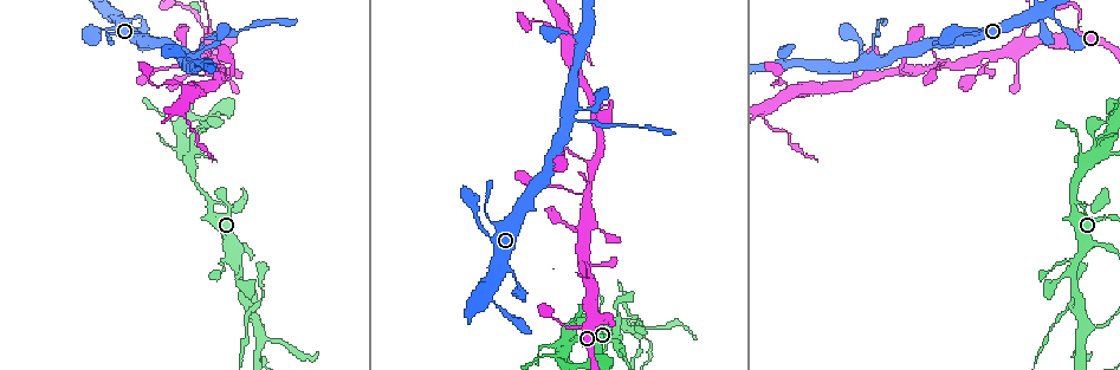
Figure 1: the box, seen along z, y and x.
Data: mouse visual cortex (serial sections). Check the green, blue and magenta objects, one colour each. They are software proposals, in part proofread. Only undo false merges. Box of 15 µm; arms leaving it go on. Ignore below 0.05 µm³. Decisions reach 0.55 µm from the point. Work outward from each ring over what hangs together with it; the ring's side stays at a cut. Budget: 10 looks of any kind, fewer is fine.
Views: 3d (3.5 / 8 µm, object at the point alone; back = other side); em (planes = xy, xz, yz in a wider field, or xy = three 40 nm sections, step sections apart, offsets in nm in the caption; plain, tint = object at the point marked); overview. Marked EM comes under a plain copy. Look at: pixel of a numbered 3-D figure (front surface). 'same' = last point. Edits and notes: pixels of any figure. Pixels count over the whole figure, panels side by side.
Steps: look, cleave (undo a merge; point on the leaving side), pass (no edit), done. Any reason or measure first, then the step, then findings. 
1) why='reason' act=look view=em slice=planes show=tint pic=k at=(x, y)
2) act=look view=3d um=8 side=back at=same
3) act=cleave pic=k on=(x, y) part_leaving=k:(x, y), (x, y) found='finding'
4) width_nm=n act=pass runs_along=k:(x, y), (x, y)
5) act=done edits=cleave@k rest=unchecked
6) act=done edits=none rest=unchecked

why='thin arm on a thick one' act=look view=3d um=3.5 side=back pic=1 at=(208, 201)

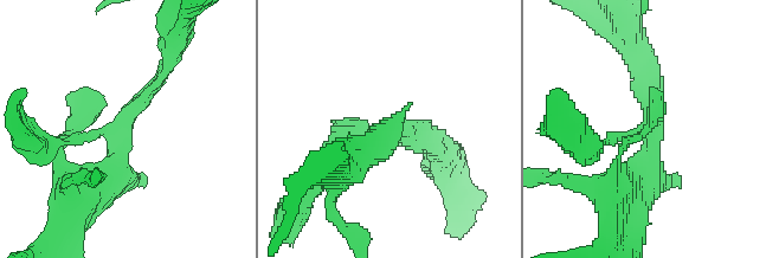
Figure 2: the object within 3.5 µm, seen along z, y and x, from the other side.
act=look view=em slice=xy step=1 show=tint pic=2 at=(654, 133)

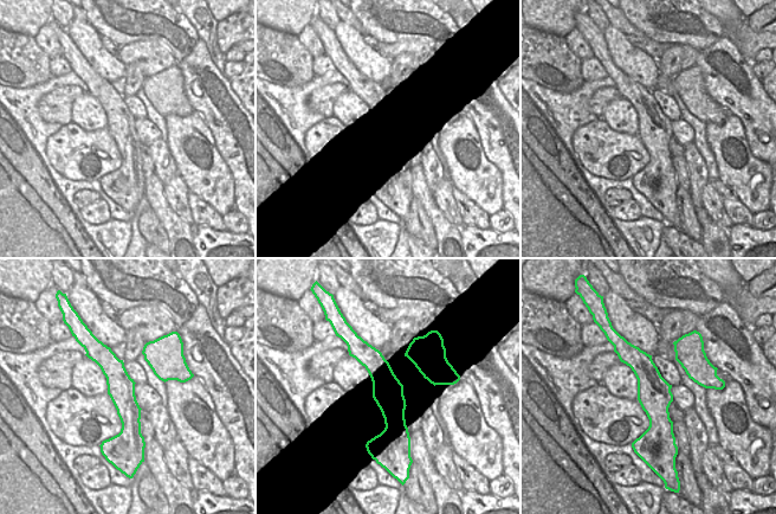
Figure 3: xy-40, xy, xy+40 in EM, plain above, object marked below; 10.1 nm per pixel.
act=pass runs_along=2:(87, 194), (166, 66) found='one cell here'

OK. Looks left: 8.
act=look view=3d um=3.5 pic=1 at=(589, 194)

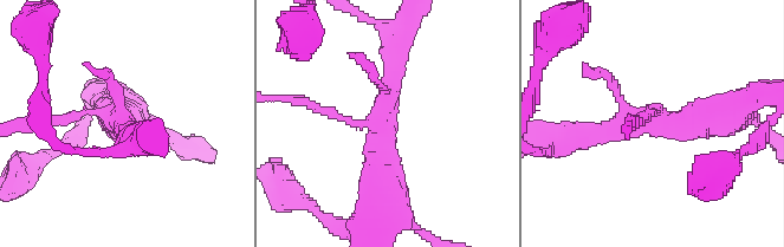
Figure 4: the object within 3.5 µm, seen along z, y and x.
act=look view=em slice=xy step=1 show=tint pic=4 at=(379, 122)

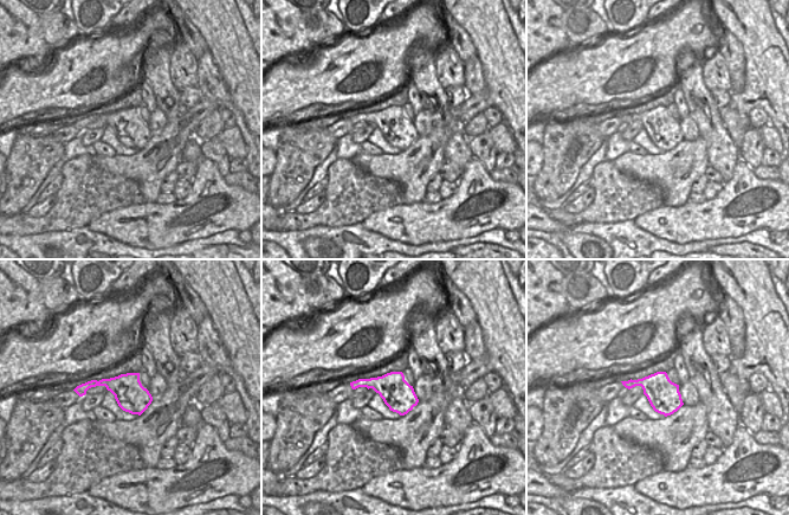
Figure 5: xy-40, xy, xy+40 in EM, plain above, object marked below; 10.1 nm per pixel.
act=pass runs_along=4:(732, 114), (581, 136) found='all the same cell'

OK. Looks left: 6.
why='thin neck' act=look view=3d um=3.5 pic=1 at=(185, 87)

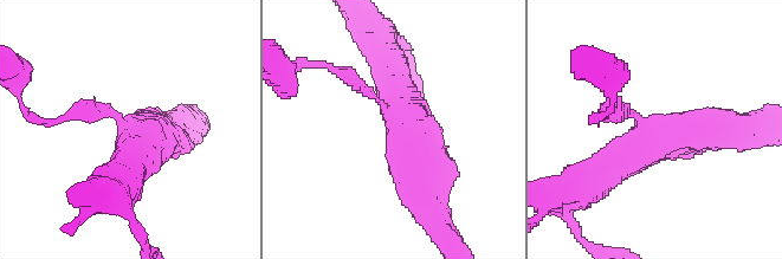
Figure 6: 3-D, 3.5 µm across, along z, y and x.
arms=3 arm_widths_nm=150,450,500 act=look view=em slice=xy step=1 show=tint pic=6 at=(388, 113)

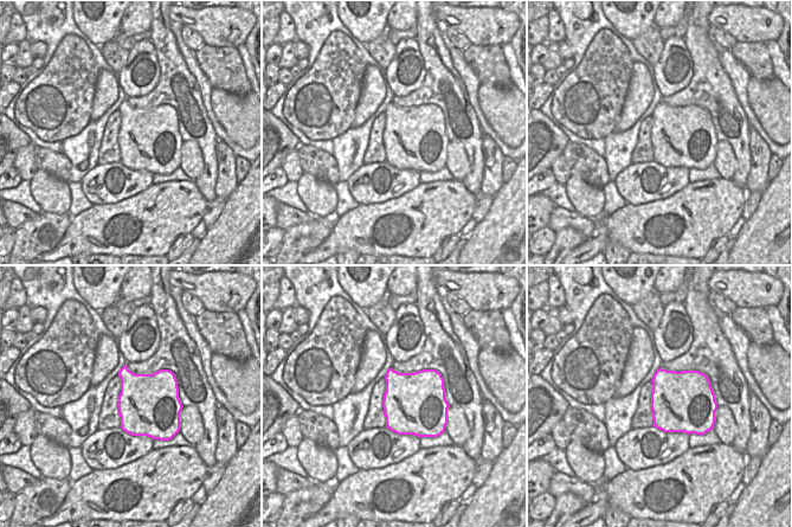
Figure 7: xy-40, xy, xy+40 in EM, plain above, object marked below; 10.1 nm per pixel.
why='cut it another way' act=look view=em slice=xy step=5 show=tint at=same

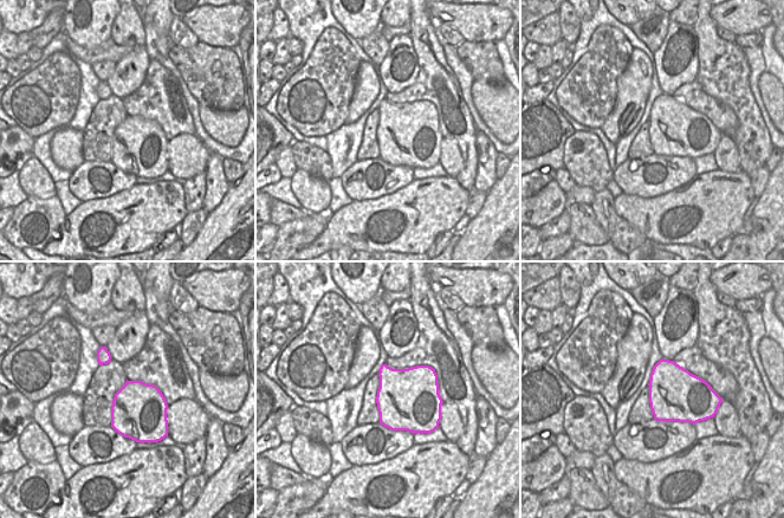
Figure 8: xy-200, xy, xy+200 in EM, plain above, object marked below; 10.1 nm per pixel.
act=cleave pic=6 on=(618, 115) found='two cells meet here'

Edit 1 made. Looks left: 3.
why='sudden change in width' act=look view=3d um=3.5 side=back pic=1 at=(874, 42)

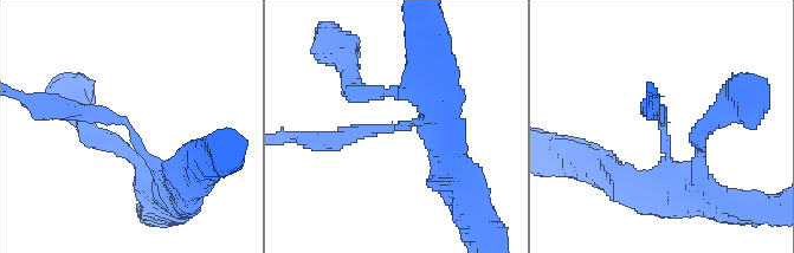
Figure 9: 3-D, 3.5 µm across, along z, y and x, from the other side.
why='now the EM' act=look view=em slice=xy step=2 show=tint pic=9 at=(396, 129)

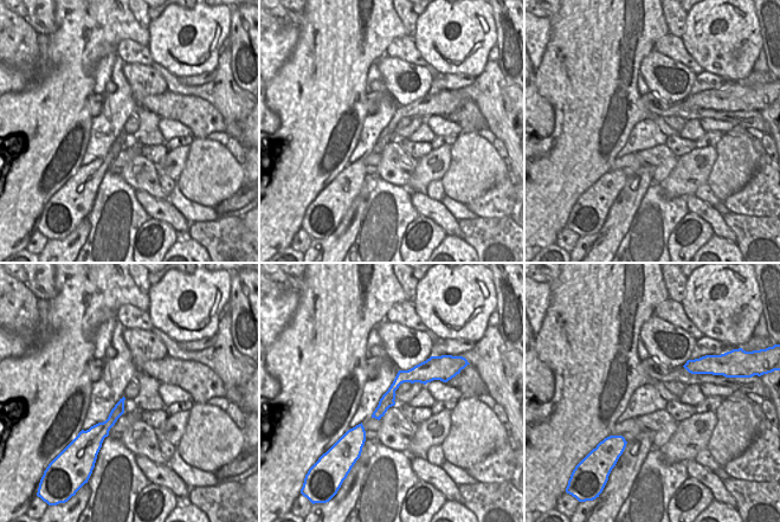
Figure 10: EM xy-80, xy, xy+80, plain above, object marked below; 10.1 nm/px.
arm_widths_nm=250,350 act=cleave pic=9 on=(385, 128) part_leaving=9:(412, 123), (326, 141) found='a second cell is stuck on'

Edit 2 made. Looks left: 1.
act=done edits=cleave@6,cleave@9 rest=unchecked

